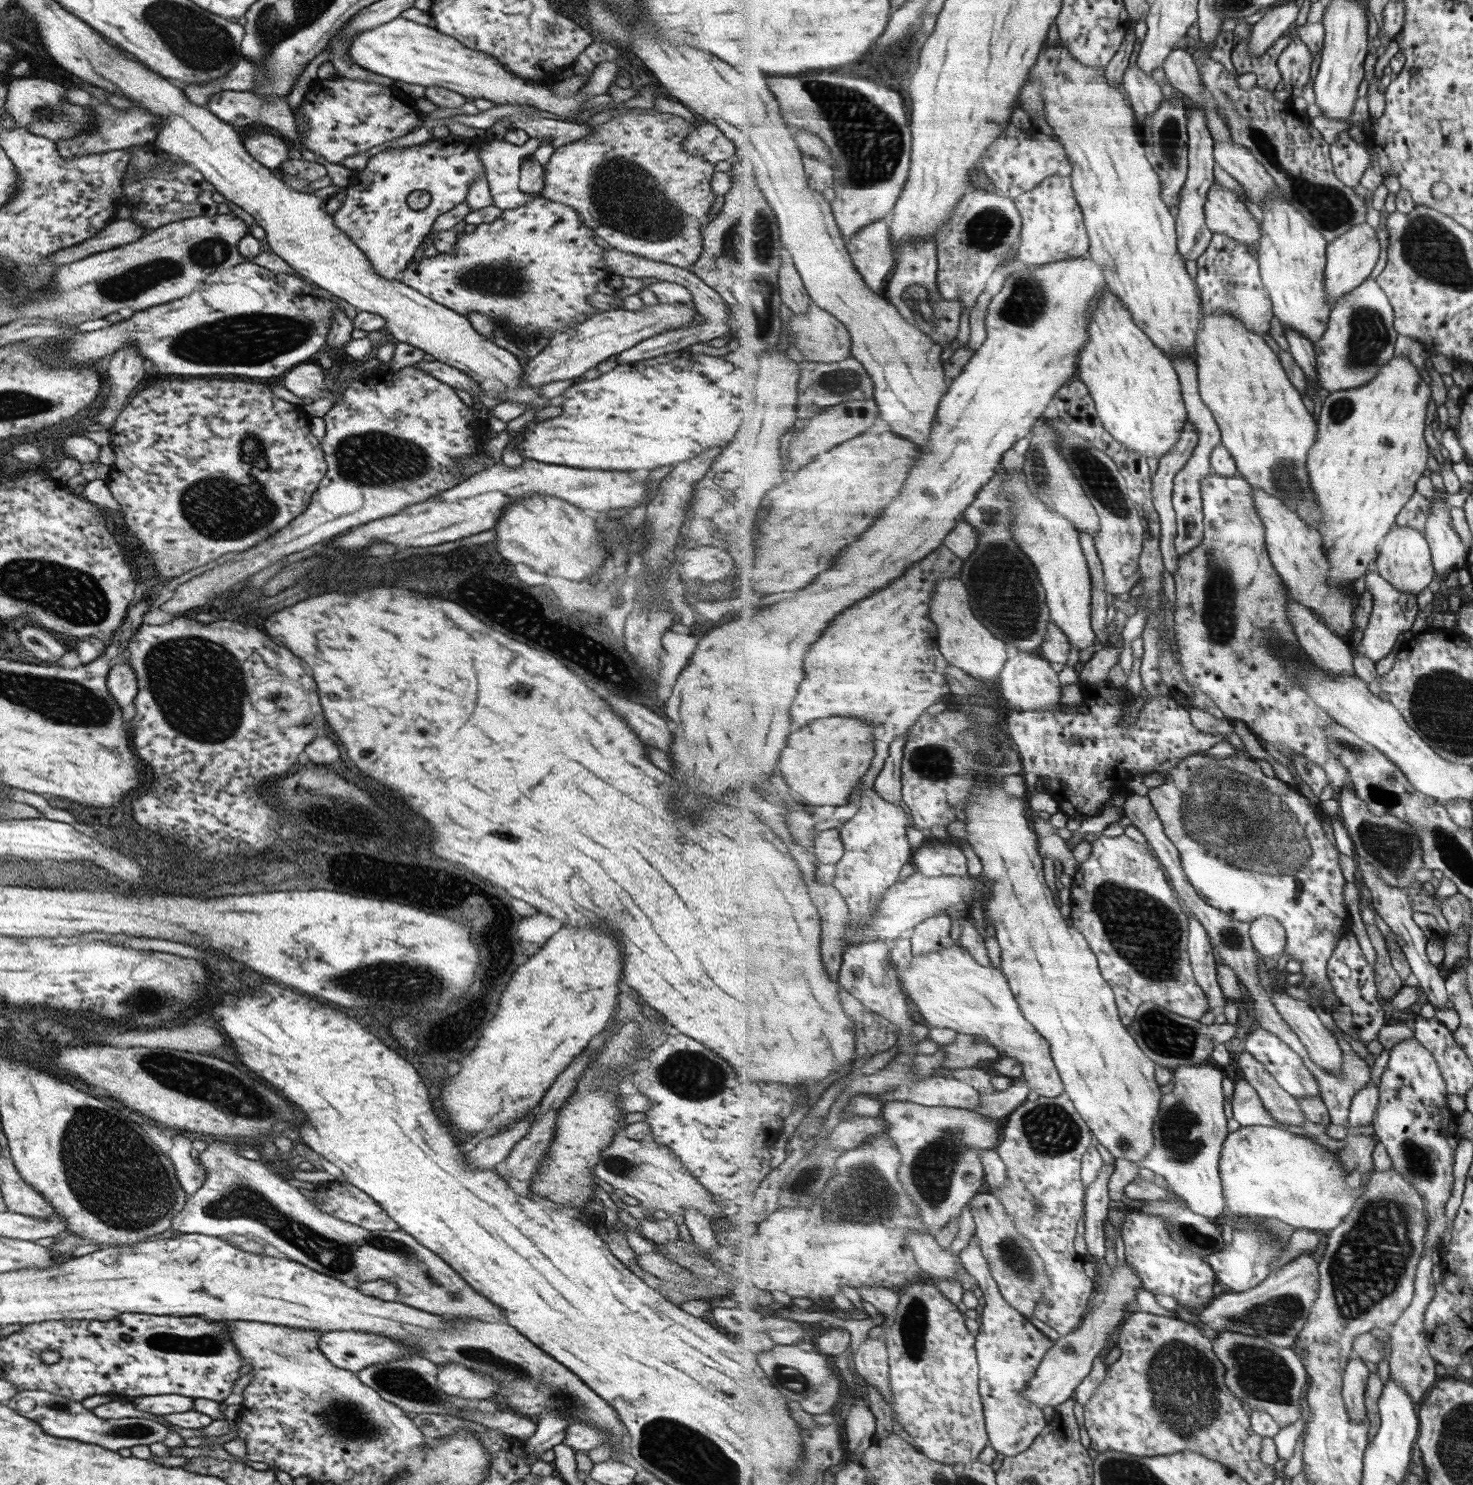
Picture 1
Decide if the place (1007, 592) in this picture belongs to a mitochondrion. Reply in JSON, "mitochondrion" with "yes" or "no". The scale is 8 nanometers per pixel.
{"mitochondrion":"yes"}

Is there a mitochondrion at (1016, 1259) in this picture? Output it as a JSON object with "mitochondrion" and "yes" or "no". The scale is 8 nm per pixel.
{"mitochondrion":"yes"}

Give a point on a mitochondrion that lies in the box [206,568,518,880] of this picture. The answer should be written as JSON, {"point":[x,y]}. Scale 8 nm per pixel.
{"point":[320,811]}

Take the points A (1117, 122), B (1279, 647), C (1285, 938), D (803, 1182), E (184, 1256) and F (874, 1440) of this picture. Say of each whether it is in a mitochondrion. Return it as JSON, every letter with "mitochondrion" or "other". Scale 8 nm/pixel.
{"A":"other","B":"other","C":"other","D":"mitochondrion","E":"other","F":"other"}

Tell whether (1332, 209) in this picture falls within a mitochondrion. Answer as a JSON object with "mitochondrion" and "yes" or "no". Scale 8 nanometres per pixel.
{"mitochondrion":"yes"}

